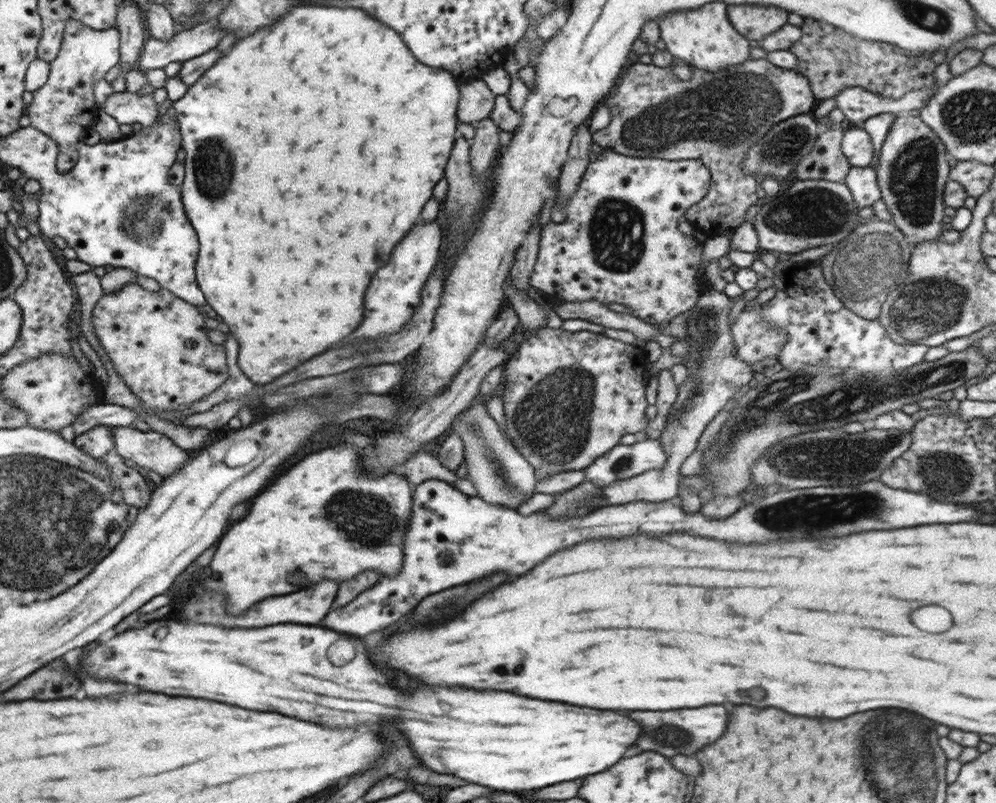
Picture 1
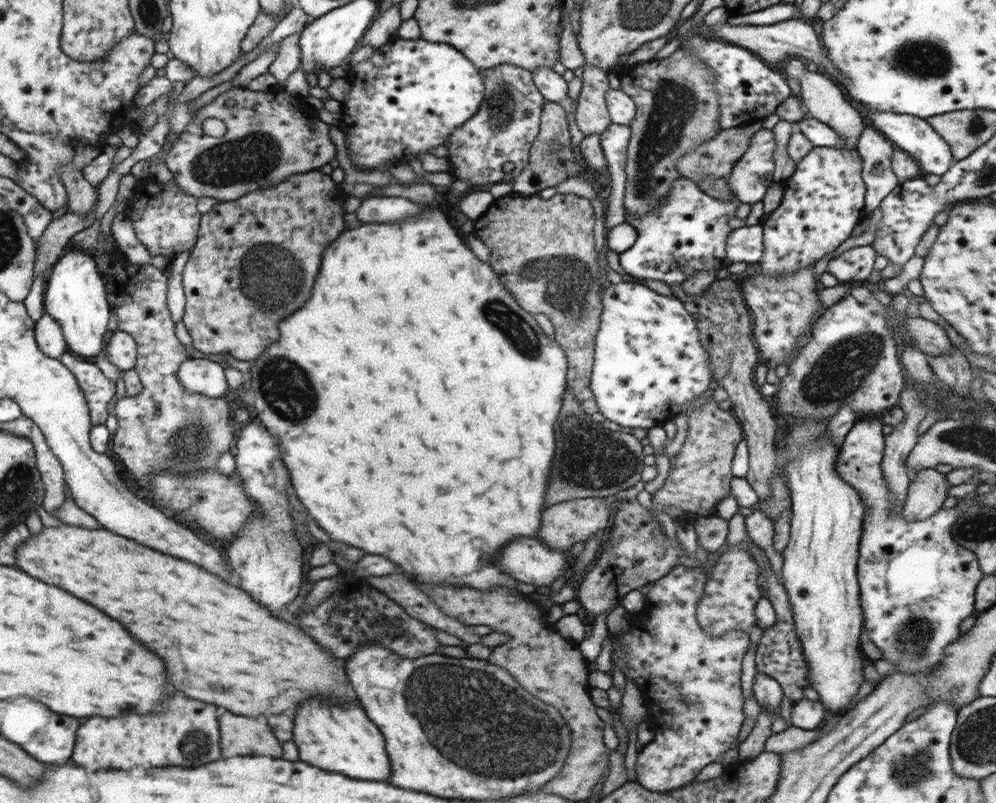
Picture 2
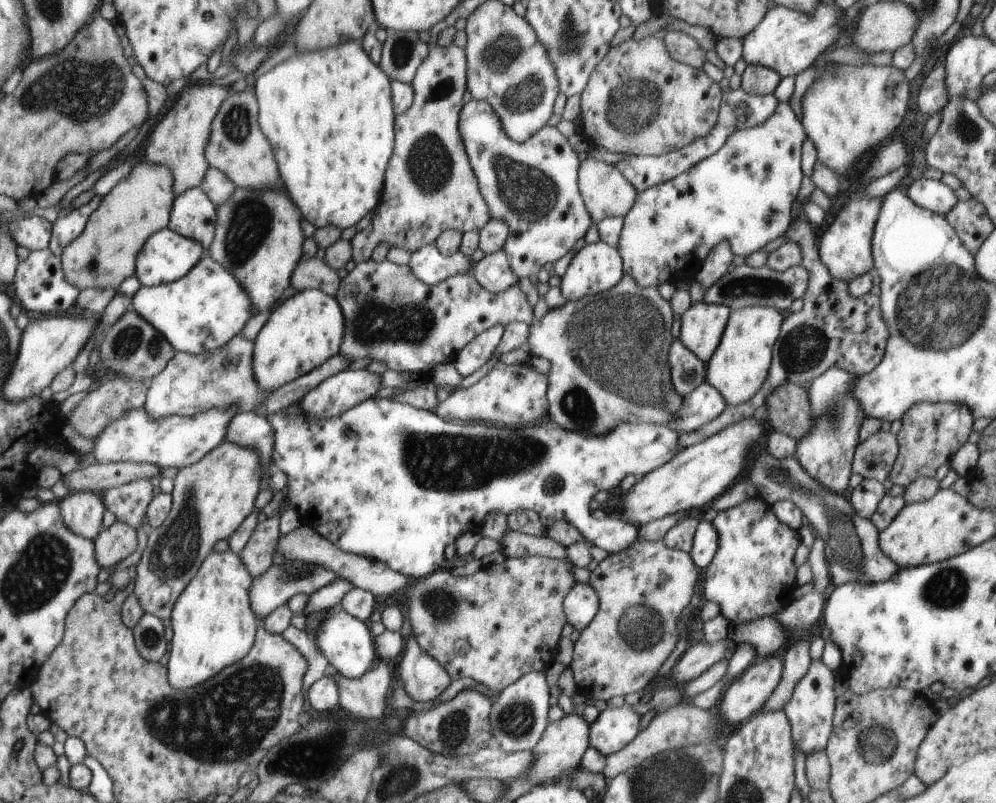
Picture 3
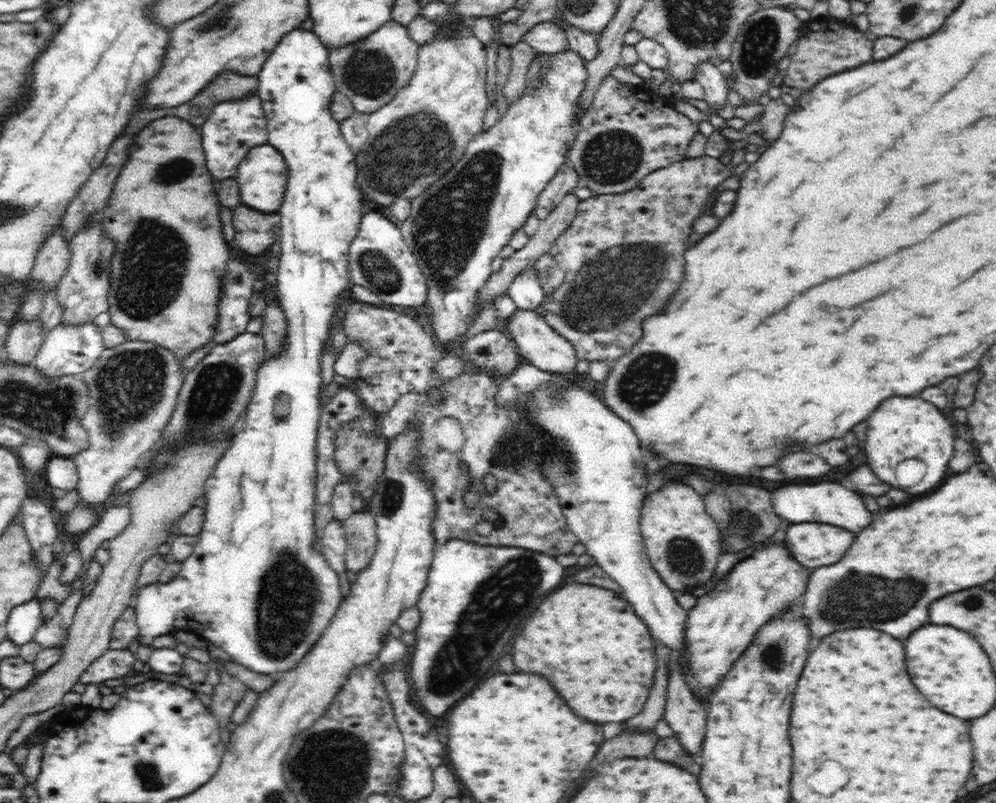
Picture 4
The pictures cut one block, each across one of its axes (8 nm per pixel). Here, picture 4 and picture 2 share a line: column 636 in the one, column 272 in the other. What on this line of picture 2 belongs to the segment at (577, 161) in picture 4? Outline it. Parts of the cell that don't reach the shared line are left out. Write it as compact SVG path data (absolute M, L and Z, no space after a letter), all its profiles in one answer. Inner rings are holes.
M247 86L232 88L215 98L211 103L198 108L192 115L192 124L188 126L188 130L186 130L186 136L184 136L184 134L179 136L164 158L165 164L168 167L168 170L172 172L176 184L179 184L179 187L190 196L196 196L196 198L200 198L201 196L210 196L212 198L217 198L219 201L233 201L239 199L241 196L254 192L255 190L265 189L266 187L273 187L279 182L286 180L286 178L288 178L290 175L305 173L314 169L318 169L328 163L334 164L336 162L336 145L334 145L332 139L329 137L329 124L324 123L317 116L317 114L313 113L312 106L305 98L294 97L279 88L265 92L254 92ZM206 118L208 118L208 120L212 120L212 118L221 119L227 126L226 133L222 137L212 137L212 132L208 132L208 135L206 135L204 131L202 131L202 122L204 122Z

